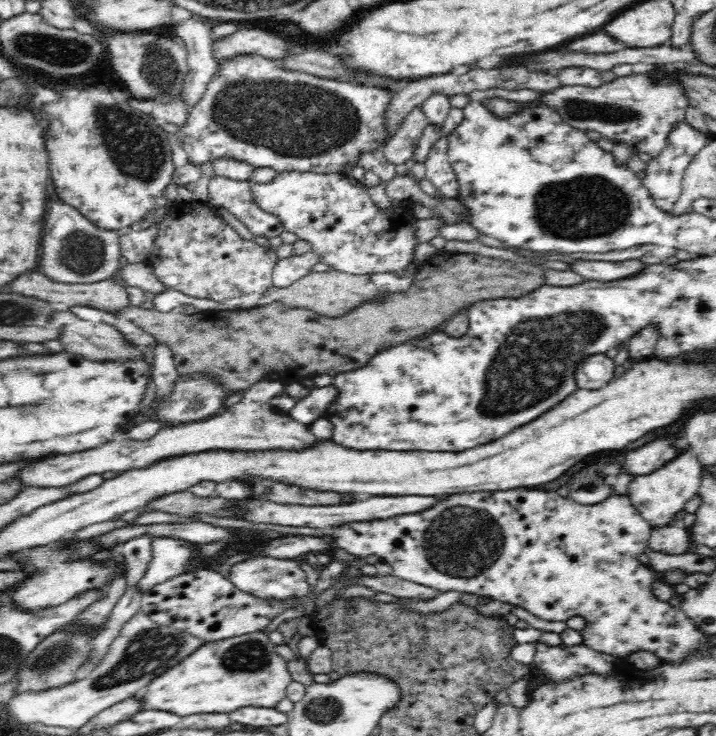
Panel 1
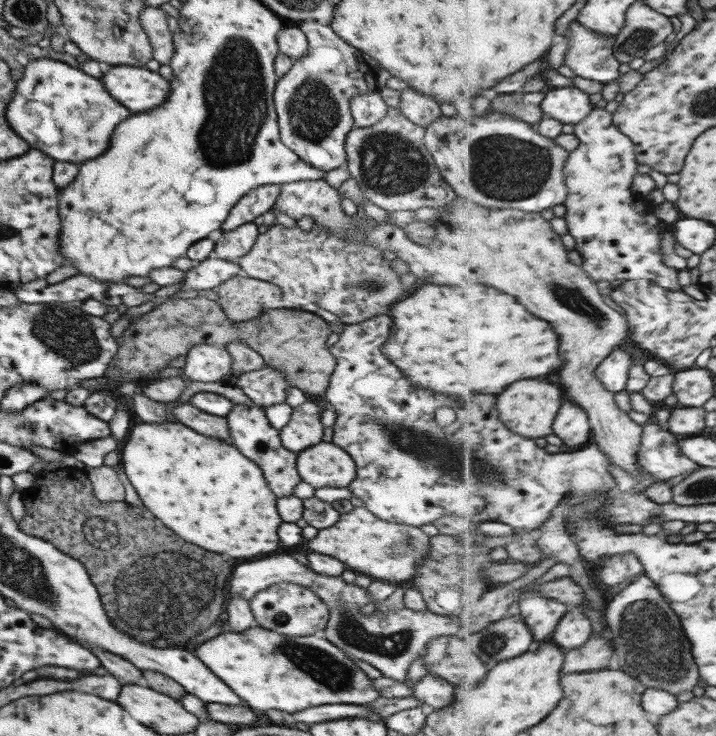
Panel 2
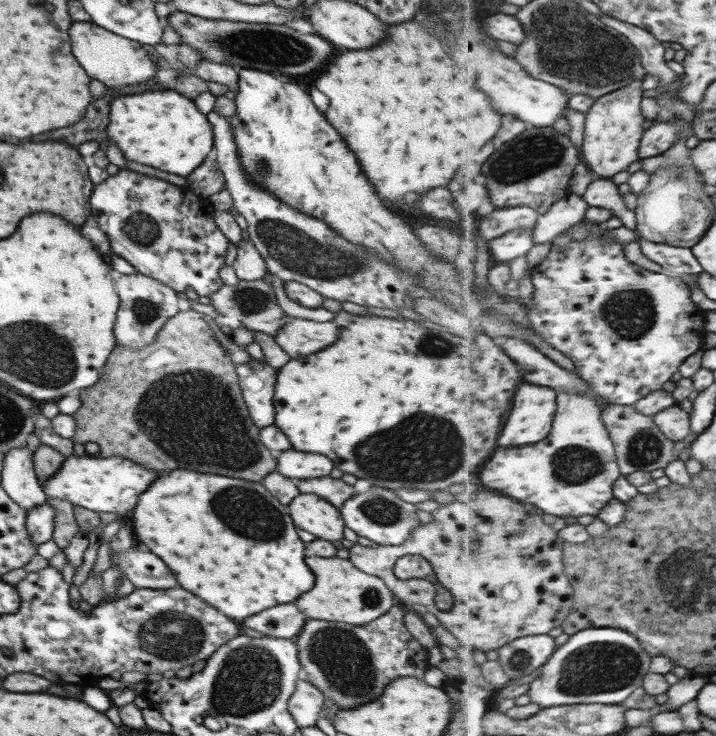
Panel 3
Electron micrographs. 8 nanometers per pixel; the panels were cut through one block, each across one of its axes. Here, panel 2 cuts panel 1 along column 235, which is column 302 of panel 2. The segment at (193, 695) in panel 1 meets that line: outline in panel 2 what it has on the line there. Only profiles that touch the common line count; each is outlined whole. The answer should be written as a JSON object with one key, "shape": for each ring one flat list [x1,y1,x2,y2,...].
{"shape":[[255,624,244,632,220,632,219,636,203,642,196,648,196,656,224,682,228,684,248,706,258,710,284,710,300,712,320,704,370,704,380,698,371,679,340,648,321,635,296,637,285,636,266,630]]}

